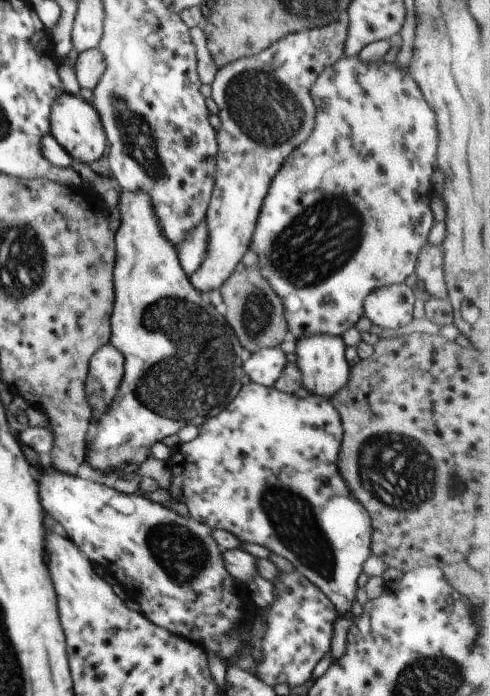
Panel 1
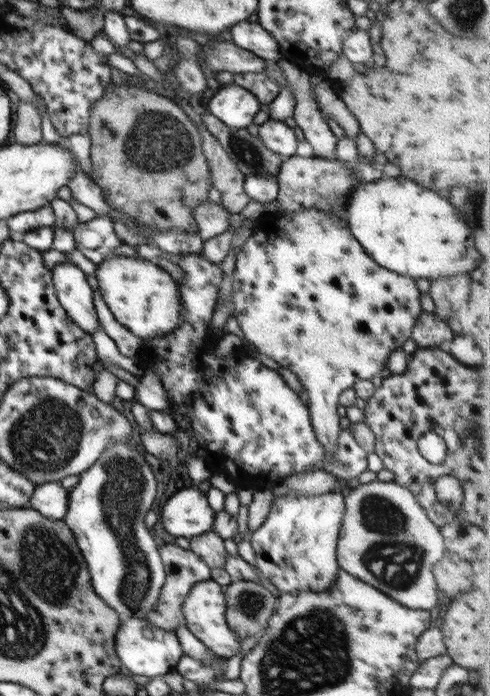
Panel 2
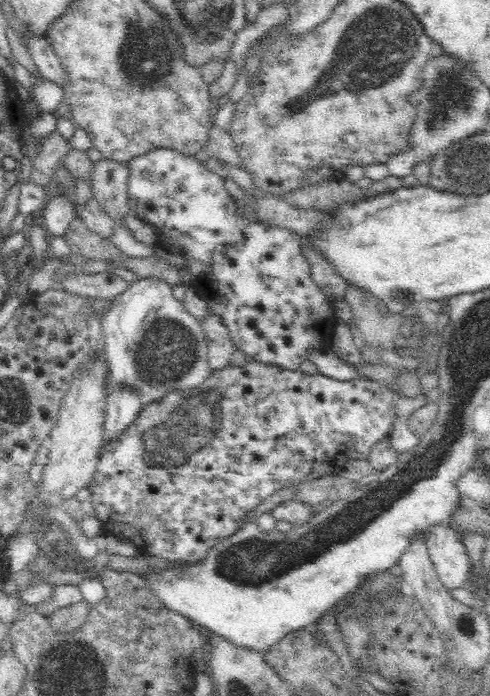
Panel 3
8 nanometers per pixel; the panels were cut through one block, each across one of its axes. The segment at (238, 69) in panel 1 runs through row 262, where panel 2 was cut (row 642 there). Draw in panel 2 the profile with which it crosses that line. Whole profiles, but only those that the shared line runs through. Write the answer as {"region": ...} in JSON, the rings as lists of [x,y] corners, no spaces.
{"region":[[[206,579],[194,584],[181,606],[188,630],[203,642],[218,657],[230,658],[240,652],[240,638],[230,630],[226,622],[226,601],[224,587],[213,579]]]}

